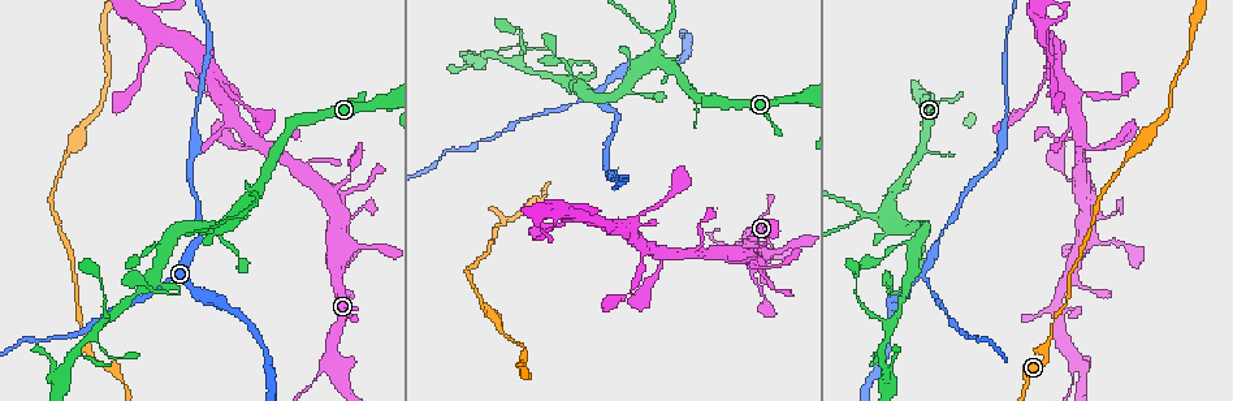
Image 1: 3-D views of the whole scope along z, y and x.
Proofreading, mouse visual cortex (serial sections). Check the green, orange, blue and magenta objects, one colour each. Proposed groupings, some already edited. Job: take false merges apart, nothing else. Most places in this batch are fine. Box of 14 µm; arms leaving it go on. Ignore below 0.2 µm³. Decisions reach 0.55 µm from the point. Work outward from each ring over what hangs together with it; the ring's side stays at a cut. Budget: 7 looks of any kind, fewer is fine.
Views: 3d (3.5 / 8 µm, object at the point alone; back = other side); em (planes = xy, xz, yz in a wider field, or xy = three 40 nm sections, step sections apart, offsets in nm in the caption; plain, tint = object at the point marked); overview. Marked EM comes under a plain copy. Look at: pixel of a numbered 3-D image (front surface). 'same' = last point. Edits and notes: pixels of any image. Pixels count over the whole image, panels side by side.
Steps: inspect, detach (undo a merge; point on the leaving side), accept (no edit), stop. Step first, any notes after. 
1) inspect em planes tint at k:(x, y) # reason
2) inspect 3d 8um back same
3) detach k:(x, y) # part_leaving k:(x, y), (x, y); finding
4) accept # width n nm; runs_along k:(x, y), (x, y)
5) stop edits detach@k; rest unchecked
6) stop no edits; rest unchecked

inspect 3d 3.5um at 1:(1047, 76) # small branch off a trunk

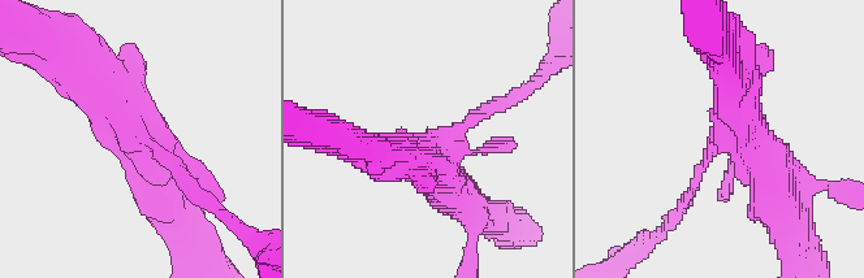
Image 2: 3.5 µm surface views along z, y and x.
inspect em planes tint at 2:(727, 142)

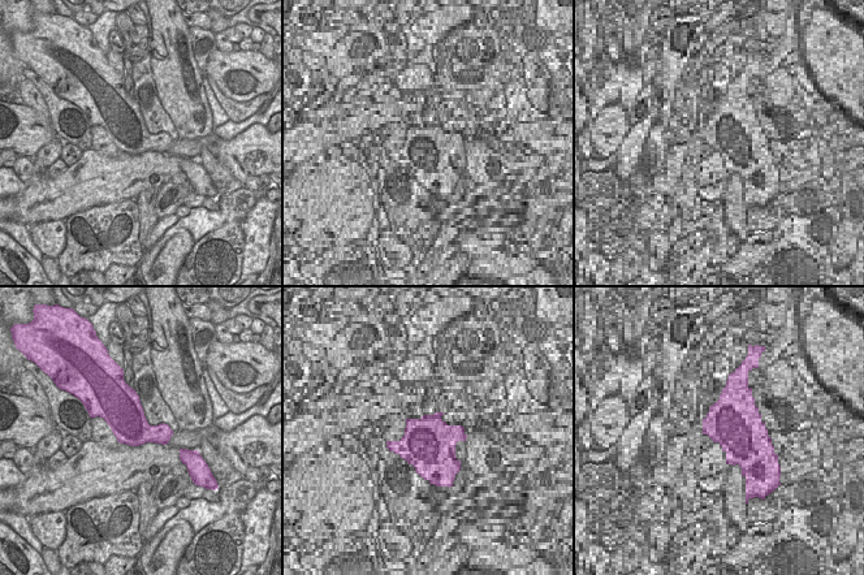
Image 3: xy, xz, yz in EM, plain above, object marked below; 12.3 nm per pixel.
accept # runs_along 2:(165, 204), (148, 144), (73, 73); all the same cell

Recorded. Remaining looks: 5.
inspect em xy step 5 tint at 1:(500, 226) # thin neck

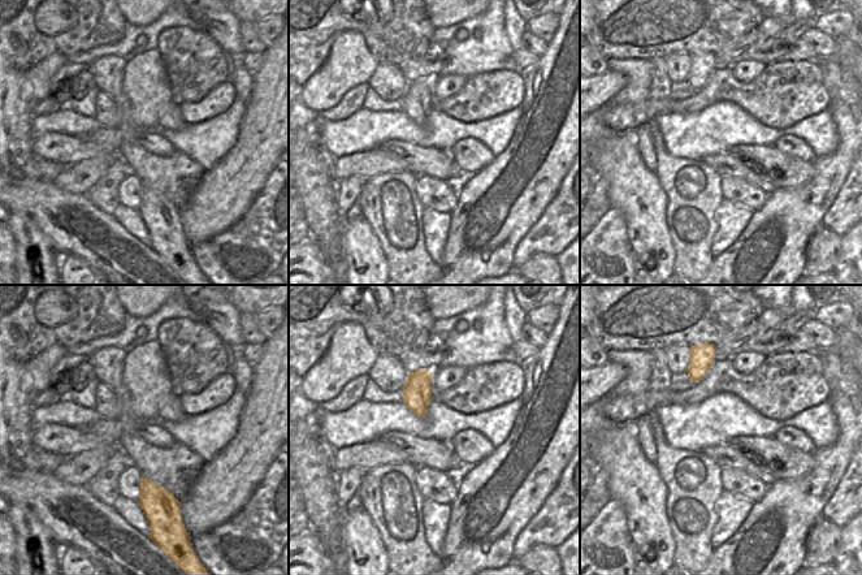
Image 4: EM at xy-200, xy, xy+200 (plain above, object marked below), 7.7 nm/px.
inspect 3d 3.5um same # see where the arms go

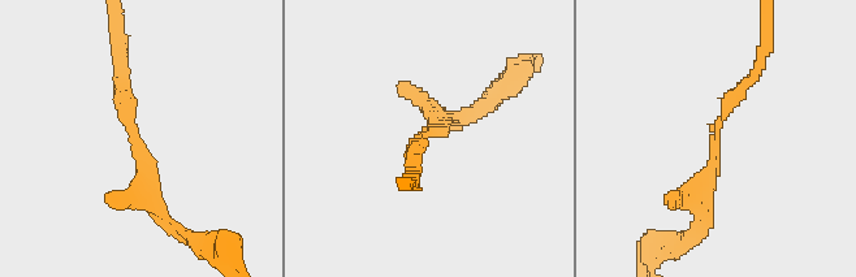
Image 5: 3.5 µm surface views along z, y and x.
accept # runs_along 5:(701, 208), (714, 128), (761, 60); all the same cell

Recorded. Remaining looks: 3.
inspect 3d 3.5um at 1:(529, 118) # thin neck

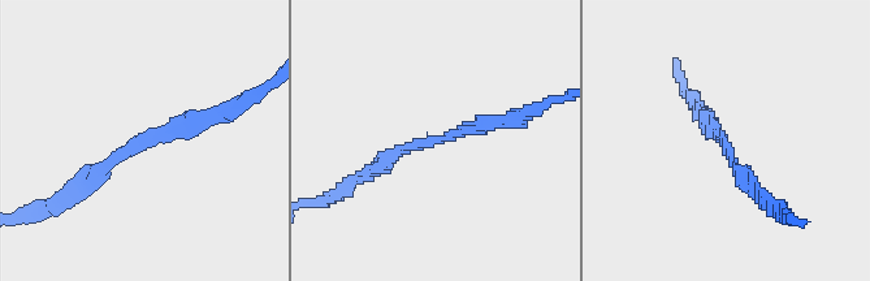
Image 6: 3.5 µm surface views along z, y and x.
inspect em xy step 3 tint at 6:(436, 138) # arm_widths 200, 200 nm

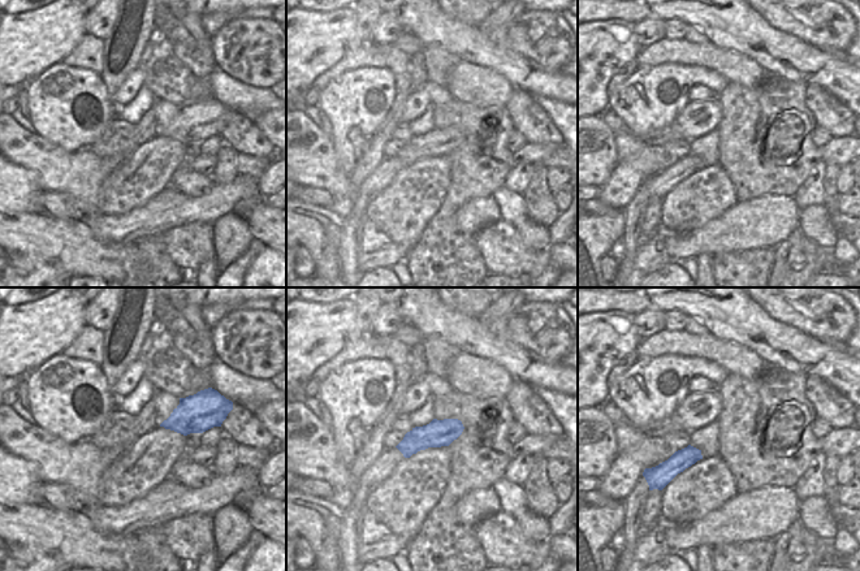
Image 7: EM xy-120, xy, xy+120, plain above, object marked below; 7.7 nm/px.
accept # width 200 nm; runs_along 6:(221, 113), (134, 145), (78, 189); one cell here

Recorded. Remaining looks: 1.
stop no edits; rest unchecked

